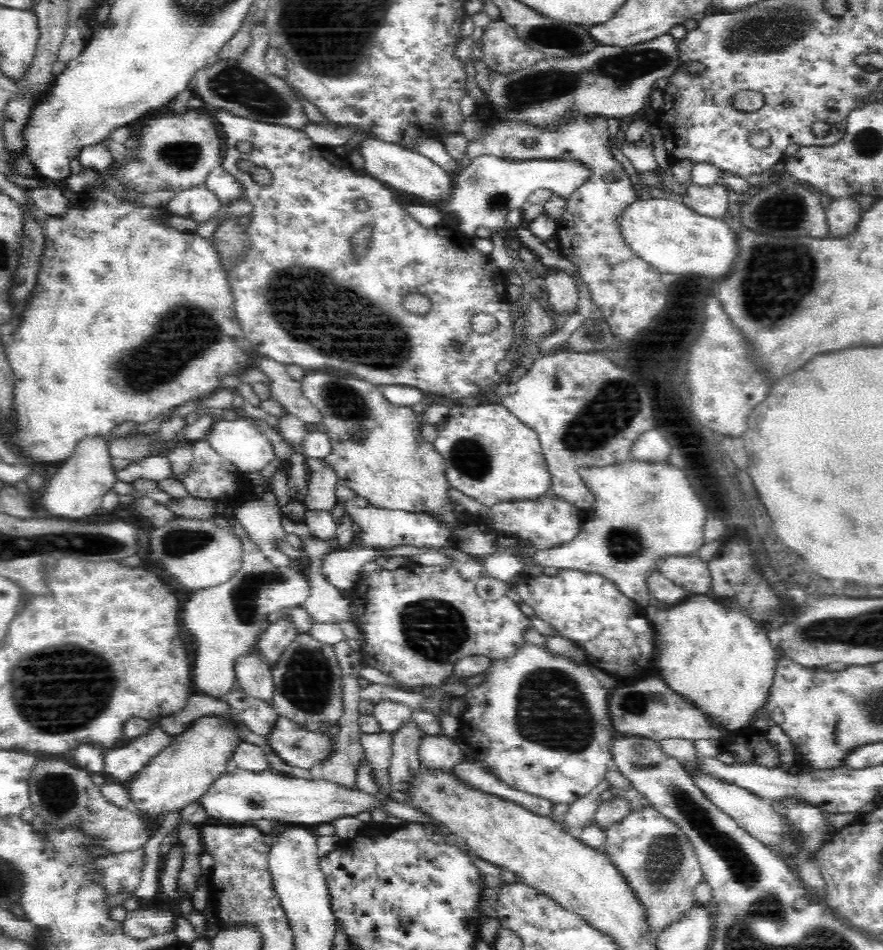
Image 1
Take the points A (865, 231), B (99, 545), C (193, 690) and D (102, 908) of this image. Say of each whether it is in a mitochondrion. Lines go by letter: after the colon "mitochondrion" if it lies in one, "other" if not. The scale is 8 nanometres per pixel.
A: other
B: mitochondrion
C: other
D: other

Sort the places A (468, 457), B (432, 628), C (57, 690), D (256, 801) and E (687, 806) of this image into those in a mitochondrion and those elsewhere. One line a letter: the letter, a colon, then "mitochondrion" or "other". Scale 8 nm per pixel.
A: mitochondrion
B: mitochondrion
C: mitochondrion
D: mitochondrion
E: mitochondrion

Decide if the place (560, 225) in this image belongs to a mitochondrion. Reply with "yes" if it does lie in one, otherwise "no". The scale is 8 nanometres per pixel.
no

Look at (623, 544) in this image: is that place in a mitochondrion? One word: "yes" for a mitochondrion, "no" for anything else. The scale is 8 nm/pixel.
yes

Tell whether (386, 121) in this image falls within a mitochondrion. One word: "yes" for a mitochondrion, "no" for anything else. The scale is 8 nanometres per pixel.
no

